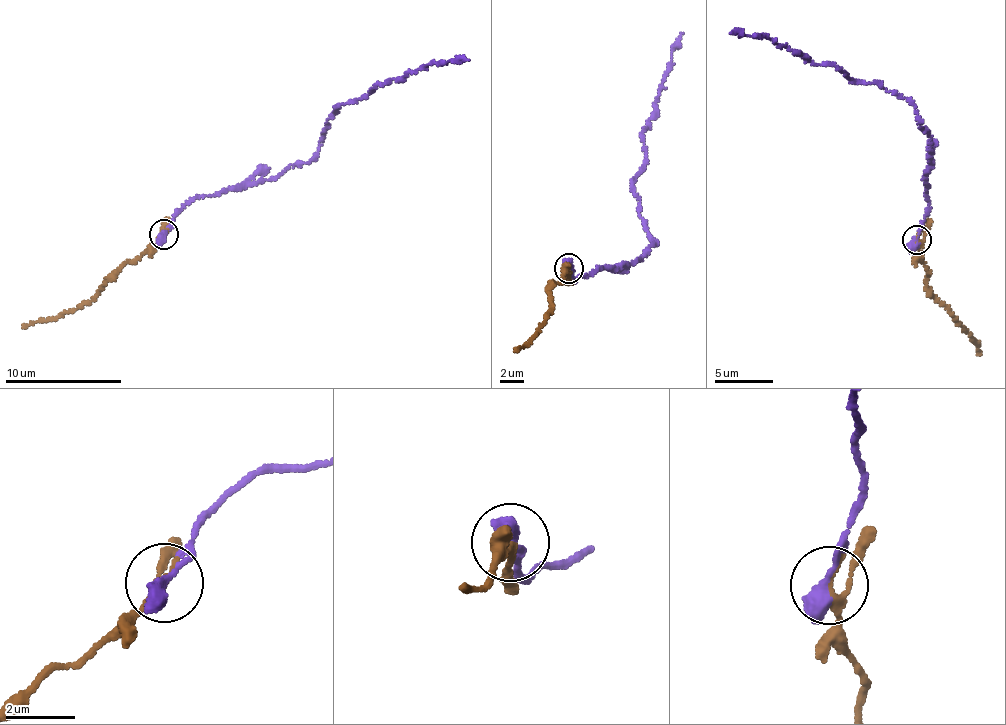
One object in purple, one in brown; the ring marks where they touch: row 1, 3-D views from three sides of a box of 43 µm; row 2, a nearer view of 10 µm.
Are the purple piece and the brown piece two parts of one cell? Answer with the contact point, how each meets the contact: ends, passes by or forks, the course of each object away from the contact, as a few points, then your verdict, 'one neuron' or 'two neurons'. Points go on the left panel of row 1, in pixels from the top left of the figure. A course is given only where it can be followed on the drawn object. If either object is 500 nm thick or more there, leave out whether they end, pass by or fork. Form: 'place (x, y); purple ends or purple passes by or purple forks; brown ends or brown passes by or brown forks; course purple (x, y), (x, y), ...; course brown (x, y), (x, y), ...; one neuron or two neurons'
place (164, 234); purple ends; brown passes by; course purple (165, 235), (184, 207), (306, 163), (342, 103), (422, 66), (469, 60); course brown (165, 235), (116, 272), (99, 291), (77, 309), (22, 328); one neuron

